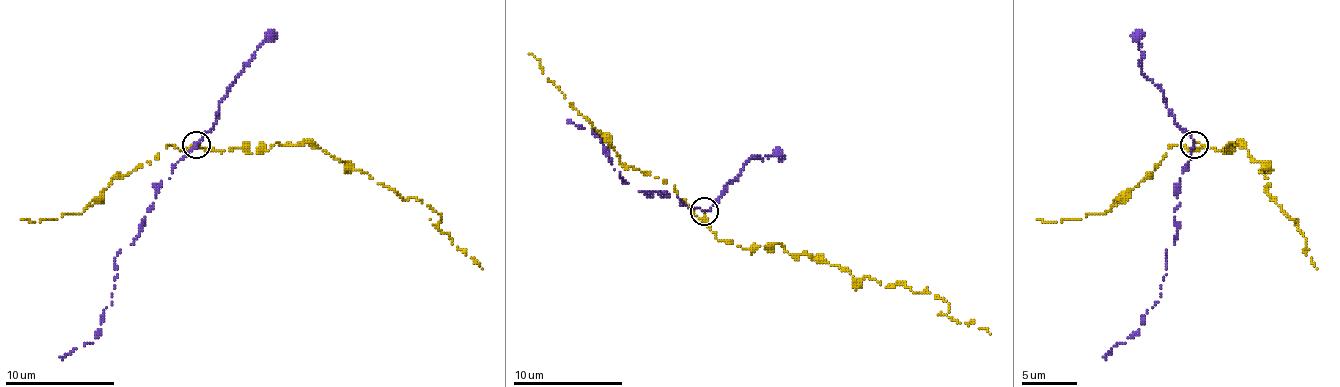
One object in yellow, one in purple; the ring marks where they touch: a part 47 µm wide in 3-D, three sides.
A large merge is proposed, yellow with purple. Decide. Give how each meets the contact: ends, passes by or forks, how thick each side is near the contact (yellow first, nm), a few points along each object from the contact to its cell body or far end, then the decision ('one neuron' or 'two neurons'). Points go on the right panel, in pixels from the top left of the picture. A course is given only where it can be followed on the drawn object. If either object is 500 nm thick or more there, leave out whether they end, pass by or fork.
yellow ends | purple passes by | 240/140 nm | yellow via (1193, 145), (1232, 148), (1226, 151), (1240, 142), (1262, 164), (1267, 192), (1303, 233), (1317, 269) | purple via (1193, 145), (1180, 178), (1177, 236), (1166, 258), (1158, 302), (1147, 310), (1138, 329), (1103, 357) | two neurons

